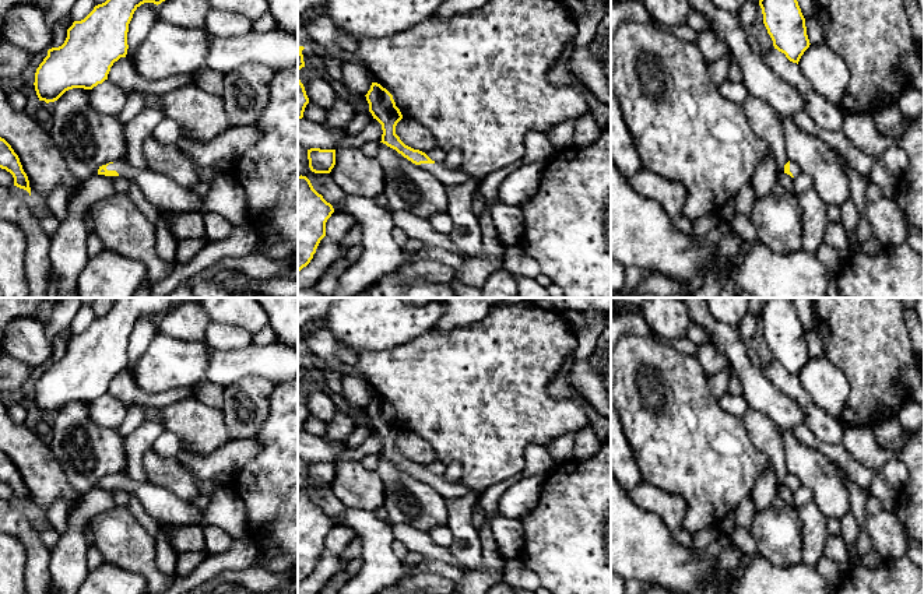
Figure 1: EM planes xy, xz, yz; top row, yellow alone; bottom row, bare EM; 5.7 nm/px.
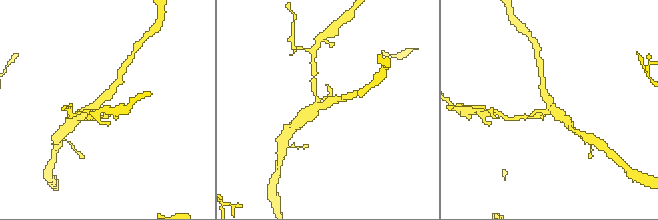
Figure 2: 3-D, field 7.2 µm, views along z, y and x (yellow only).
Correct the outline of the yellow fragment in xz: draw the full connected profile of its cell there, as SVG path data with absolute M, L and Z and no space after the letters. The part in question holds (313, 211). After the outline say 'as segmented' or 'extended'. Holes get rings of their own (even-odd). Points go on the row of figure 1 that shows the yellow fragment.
M298 176L298 273L313 259L333 212L333 205L313 189L310 180Z | as segmented

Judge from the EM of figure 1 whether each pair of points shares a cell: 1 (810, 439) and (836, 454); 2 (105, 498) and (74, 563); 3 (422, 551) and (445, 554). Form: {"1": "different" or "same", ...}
{"1": "same", "2": "same", "3": "same"}

